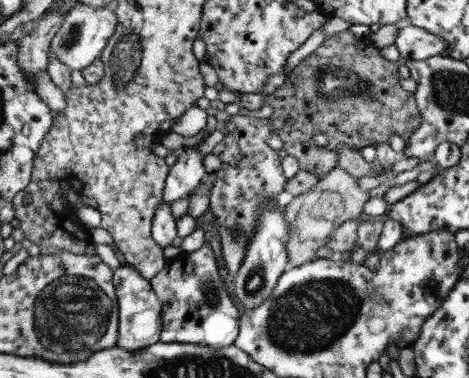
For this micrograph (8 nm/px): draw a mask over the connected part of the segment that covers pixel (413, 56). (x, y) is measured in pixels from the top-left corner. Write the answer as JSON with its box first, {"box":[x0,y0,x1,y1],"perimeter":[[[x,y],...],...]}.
{"box":[393,22,448,60],"perimeter":[[[407,22],[401,25],[393,44],[404,60],[427,60],[448,50],[448,42],[442,36]]]}

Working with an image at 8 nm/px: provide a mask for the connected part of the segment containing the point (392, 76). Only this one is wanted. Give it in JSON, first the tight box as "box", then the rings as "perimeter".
{"box":[267,30,420,177],"perimeter":[[[345,30],[344,32],[337,32],[325,41],[307,58],[293,70],[293,72],[287,76],[284,86],[279,87],[274,93],[267,94],[267,103],[270,104],[275,110],[271,118],[276,124],[275,132],[282,138],[284,142],[284,148],[286,148],[290,155],[300,159],[303,171],[311,172],[316,176],[323,177],[328,174],[336,164],[338,164],[338,146],[348,146],[350,149],[360,150],[364,146],[376,146],[376,144],[388,143],[392,134],[398,134],[400,138],[405,141],[408,140],[408,136],[420,126],[420,109],[416,105],[416,99],[414,99],[414,92],[409,92],[400,87],[400,74],[399,62],[390,62],[386,60],[379,53],[379,48],[374,48],[374,42],[364,42],[365,38],[362,36],[355,36],[352,31]]]}

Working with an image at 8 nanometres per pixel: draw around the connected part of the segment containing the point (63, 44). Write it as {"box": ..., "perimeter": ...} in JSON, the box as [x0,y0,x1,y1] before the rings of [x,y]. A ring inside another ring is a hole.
{"box":[52,3,118,70],"perimeter":[[[82,3],[74,8],[72,13],[66,15],[62,29],[58,31],[52,50],[61,62],[64,62],[72,70],[81,70],[89,68],[94,62],[102,59],[103,52],[110,44],[113,34],[118,30],[117,3],[110,4],[108,7],[94,7]]]}

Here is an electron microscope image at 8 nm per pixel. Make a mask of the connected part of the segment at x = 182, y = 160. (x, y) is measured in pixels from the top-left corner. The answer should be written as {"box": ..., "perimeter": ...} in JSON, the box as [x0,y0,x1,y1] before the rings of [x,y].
{"box":[165,144,208,204],"perimeter":[[[199,144],[193,147],[184,146],[182,154],[173,166],[166,190],[165,200],[168,204],[174,204],[182,198],[188,198],[192,192],[202,184],[202,180],[208,172],[206,168],[206,156],[198,150]]]}

